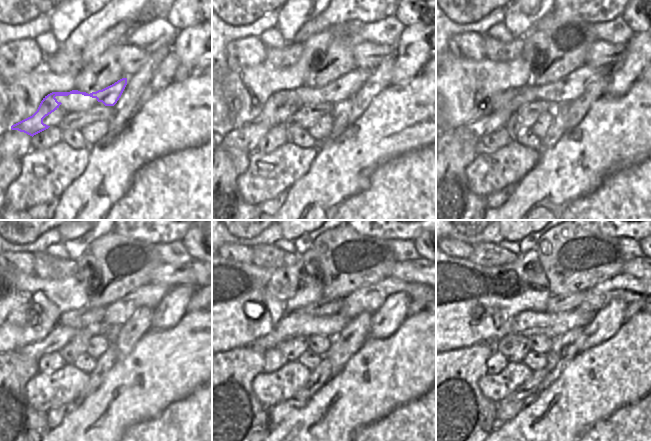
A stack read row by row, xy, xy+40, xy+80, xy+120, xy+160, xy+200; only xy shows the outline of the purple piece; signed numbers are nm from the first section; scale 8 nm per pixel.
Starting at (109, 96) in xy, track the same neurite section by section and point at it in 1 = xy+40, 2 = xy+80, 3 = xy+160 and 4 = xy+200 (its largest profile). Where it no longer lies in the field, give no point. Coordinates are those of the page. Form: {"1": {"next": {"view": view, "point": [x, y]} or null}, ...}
{"1": {"next": {"view": "xy+40", "point": [345, 87]}}, "2": {"next": {"view": "xy+80", "point": [564, 91]}}, "3": {"next": {"view": "xy+160", "point": [369, 298]}}, "4": {"next": {"view": "xy+200", "point": [630, 289]}}}

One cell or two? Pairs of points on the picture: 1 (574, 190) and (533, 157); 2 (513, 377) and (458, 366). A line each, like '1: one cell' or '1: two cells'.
1: two cells
2: two cells

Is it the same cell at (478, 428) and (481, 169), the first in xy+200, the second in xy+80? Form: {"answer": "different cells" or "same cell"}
{"answer": "different cells"}

